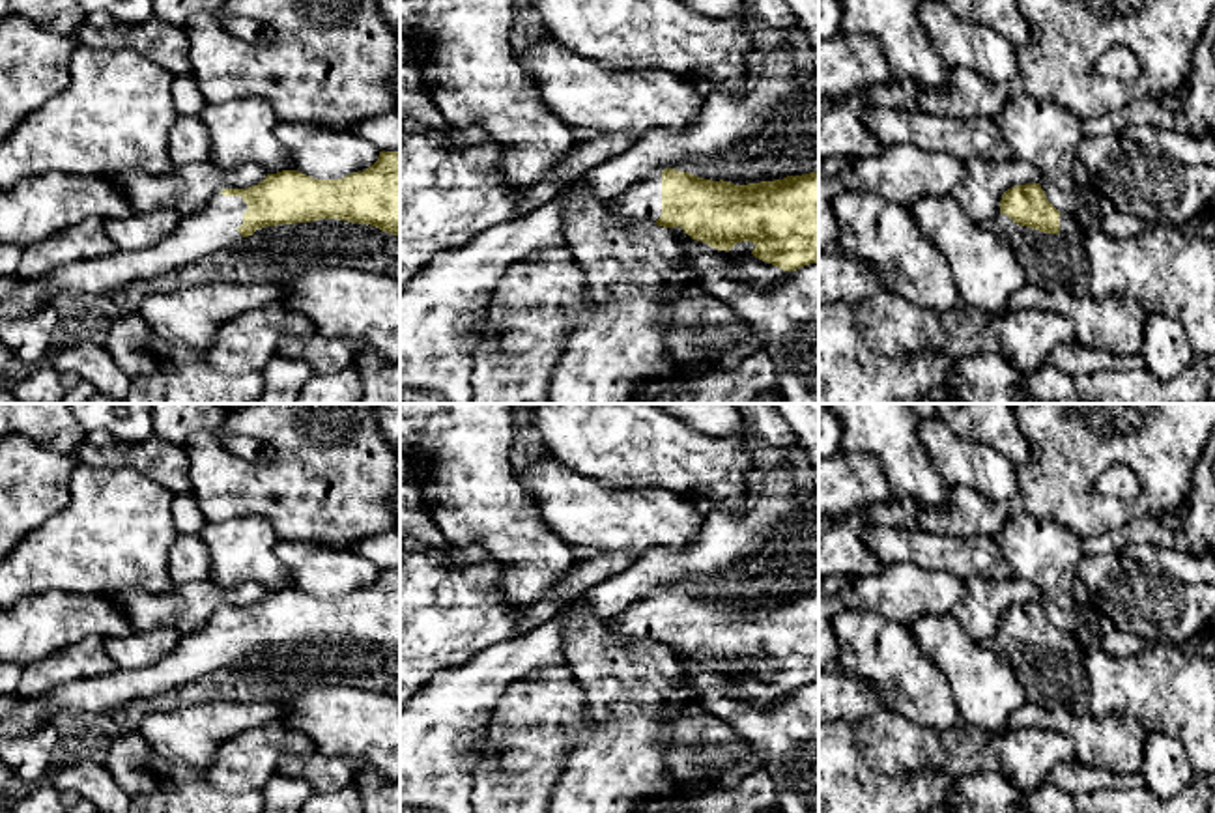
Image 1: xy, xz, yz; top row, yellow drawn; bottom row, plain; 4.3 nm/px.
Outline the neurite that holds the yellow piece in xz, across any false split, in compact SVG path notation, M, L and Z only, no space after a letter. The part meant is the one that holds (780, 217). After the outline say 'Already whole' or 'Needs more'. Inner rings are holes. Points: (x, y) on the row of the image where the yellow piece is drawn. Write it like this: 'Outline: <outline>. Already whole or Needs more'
Outline: M656 170L604 204L604 215L609 226L654 222L727 252L750 241L755 258L783 271L819 262L819 170L748 185Z. Needs more

